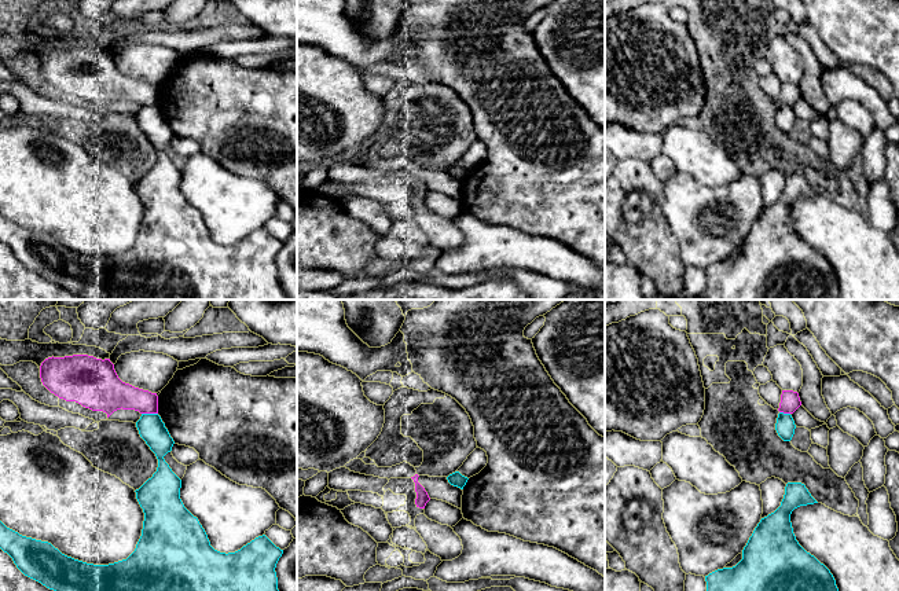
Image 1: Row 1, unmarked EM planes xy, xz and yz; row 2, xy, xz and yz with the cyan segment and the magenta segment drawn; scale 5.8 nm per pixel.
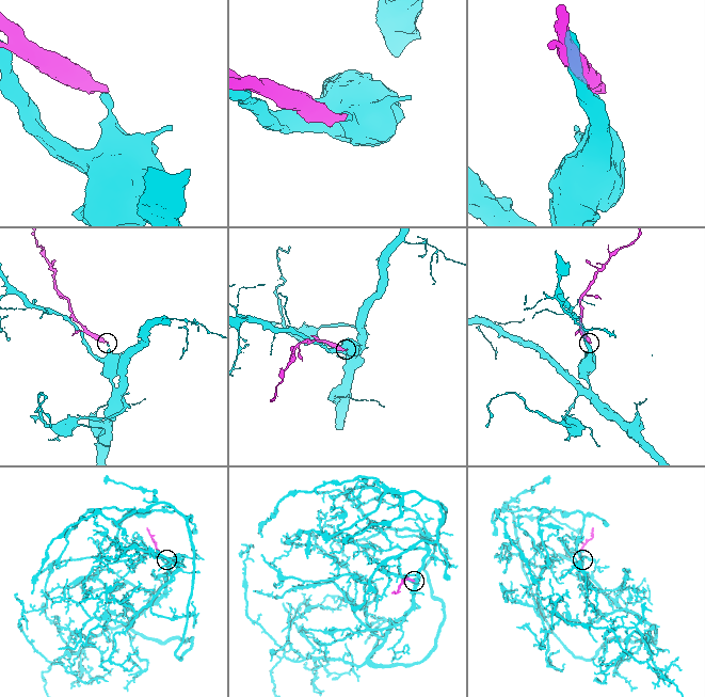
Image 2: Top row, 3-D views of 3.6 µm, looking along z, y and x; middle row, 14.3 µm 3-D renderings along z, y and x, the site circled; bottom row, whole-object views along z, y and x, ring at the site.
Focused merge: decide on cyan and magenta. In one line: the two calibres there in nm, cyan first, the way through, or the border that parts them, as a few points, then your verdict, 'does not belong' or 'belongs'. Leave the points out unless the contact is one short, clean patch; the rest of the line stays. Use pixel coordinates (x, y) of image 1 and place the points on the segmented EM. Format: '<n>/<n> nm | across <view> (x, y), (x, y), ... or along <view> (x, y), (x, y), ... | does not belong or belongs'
160/180 nm | does not belong

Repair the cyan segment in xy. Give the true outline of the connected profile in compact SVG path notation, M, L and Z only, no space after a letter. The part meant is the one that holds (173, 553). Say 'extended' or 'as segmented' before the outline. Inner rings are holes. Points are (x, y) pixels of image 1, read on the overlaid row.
as segmented | M142 414L136 427L140 437L155 454L158 467L153 477L135 491L144 513L142 536L135 551L126 559L114 564L87 564L62 554L48 542L22 536L0 521L0 548L12 558L16 568L25 576L54 591L279 591L275 568L283 550L276 547L265 535L256 537L235 553L225 554L214 550L198 518L184 507L180 499L181 480L164 459L172 451L175 441L161 416L158 414Z

